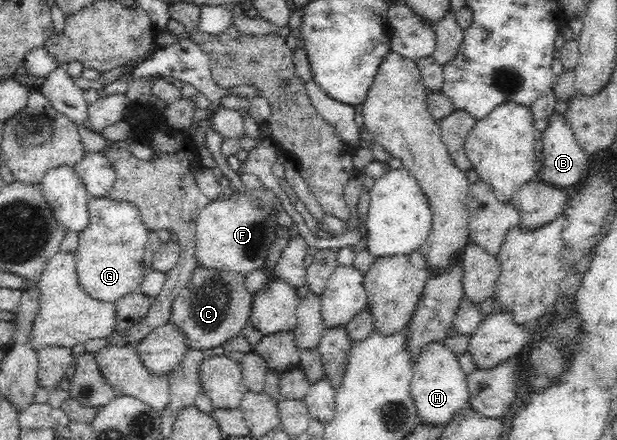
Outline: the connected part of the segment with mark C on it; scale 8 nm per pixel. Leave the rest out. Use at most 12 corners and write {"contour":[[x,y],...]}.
{"contour":[[195,266],[171,307],[190,348],[241,335],[245,274]]}

